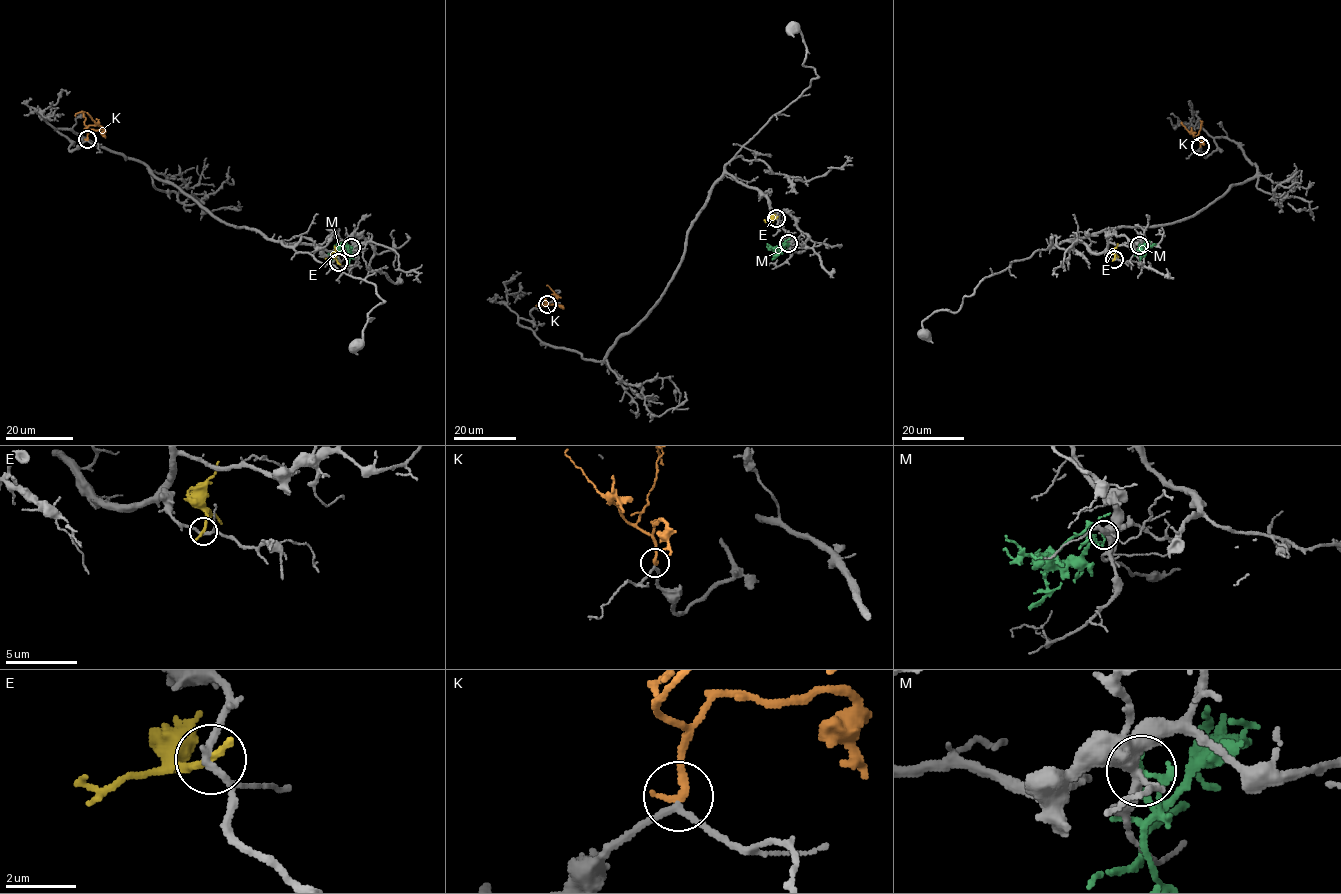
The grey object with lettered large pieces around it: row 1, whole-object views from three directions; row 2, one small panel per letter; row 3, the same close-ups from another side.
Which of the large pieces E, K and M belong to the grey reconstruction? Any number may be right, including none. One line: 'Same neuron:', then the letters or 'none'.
Same neuron: K

